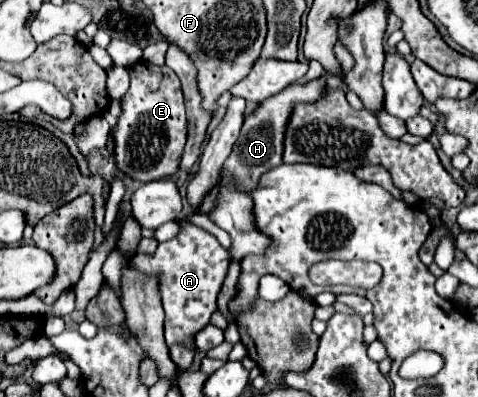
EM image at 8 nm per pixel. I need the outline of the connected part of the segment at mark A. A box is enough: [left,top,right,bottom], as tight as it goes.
[133,220,229,346]

